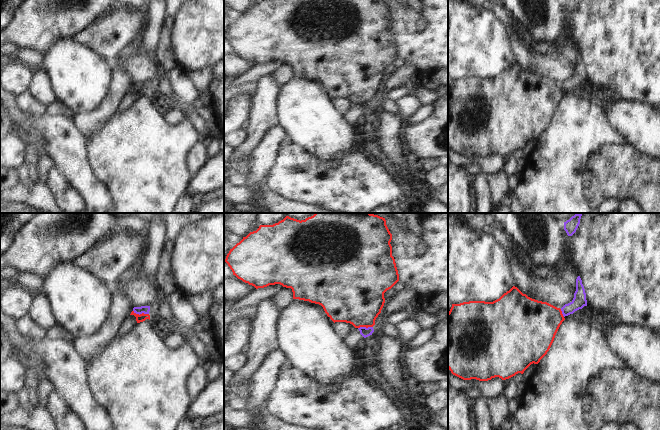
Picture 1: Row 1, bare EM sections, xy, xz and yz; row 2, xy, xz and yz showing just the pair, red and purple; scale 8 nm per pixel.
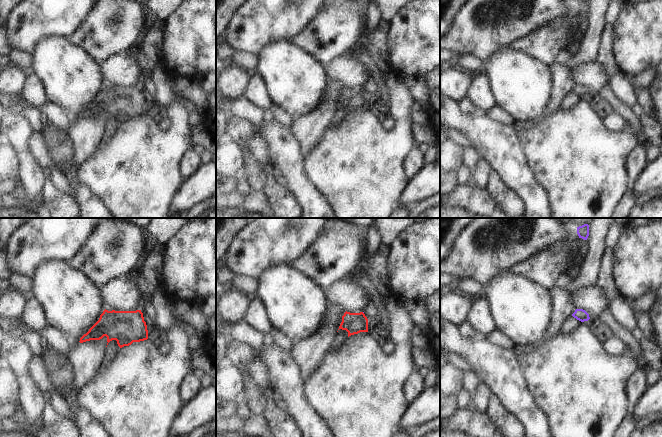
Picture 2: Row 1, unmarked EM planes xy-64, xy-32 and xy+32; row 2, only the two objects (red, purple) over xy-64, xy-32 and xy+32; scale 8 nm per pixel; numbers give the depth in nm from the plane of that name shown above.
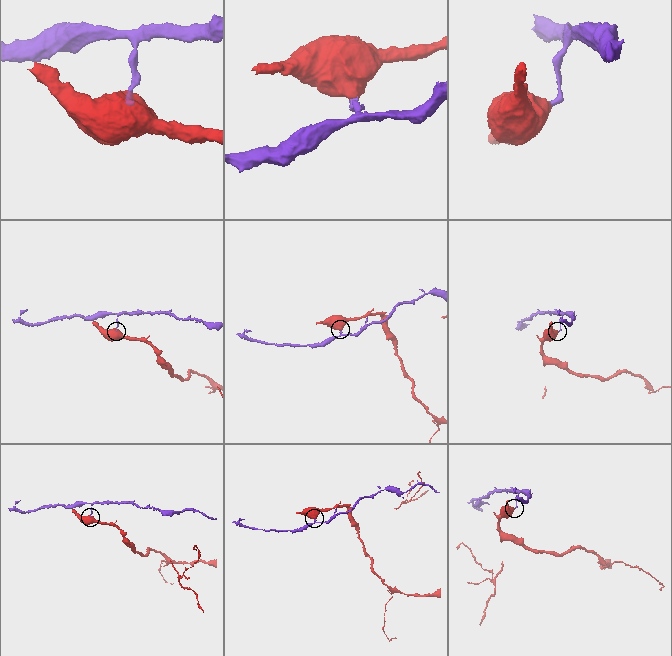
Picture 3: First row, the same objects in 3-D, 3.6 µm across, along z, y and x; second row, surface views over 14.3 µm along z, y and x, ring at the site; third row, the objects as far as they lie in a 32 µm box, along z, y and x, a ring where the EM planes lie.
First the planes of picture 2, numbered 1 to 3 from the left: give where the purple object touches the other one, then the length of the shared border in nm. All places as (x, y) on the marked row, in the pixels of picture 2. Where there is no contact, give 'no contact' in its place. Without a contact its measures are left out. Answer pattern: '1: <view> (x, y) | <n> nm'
1: no contact
2: no contact
3: no contact

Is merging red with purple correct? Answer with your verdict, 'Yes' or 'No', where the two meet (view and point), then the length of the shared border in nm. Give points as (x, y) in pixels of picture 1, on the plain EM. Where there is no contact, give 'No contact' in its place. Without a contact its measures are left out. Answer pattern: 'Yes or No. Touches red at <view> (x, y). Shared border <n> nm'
No. Touches red at xy (141, 90). Shared border 130 nm

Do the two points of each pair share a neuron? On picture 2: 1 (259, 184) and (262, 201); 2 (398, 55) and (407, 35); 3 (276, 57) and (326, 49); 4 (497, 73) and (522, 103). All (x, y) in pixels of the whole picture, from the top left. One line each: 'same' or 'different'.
1: different
2: same
3: different
4: same

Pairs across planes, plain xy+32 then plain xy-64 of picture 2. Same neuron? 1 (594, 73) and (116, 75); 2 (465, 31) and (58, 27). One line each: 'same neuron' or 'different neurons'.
1: same neuron
2: same neuron

